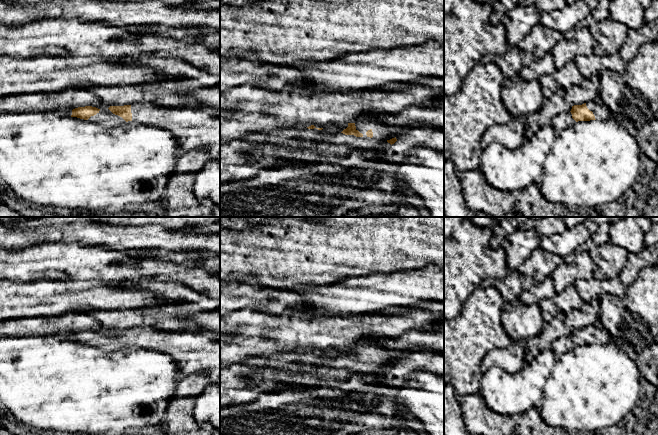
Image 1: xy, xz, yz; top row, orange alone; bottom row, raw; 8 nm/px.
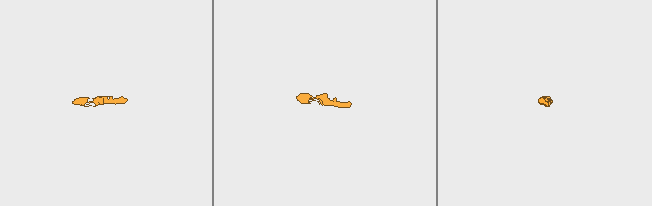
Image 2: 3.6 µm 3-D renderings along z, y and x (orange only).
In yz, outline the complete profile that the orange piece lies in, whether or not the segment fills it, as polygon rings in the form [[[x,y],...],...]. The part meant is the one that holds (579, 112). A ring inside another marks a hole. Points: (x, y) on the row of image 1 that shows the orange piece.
[[[590,100],[582,105],[572,106],[570,111],[556,115],[552,119],[551,125],[555,135],[558,135],[568,126],[578,121],[607,120],[612,117],[610,110],[601,101]]]

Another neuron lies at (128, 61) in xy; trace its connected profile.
[[[111,57],[111,58],[100,58],[102,61],[111,61],[113,63],[125,63],[127,65],[135,64],[137,60],[131,59],[131,58],[117,58],[117,57]]]

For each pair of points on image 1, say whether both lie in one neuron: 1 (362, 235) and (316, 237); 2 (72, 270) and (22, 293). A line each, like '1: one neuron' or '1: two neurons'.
1: one neuron
2: two neurons

